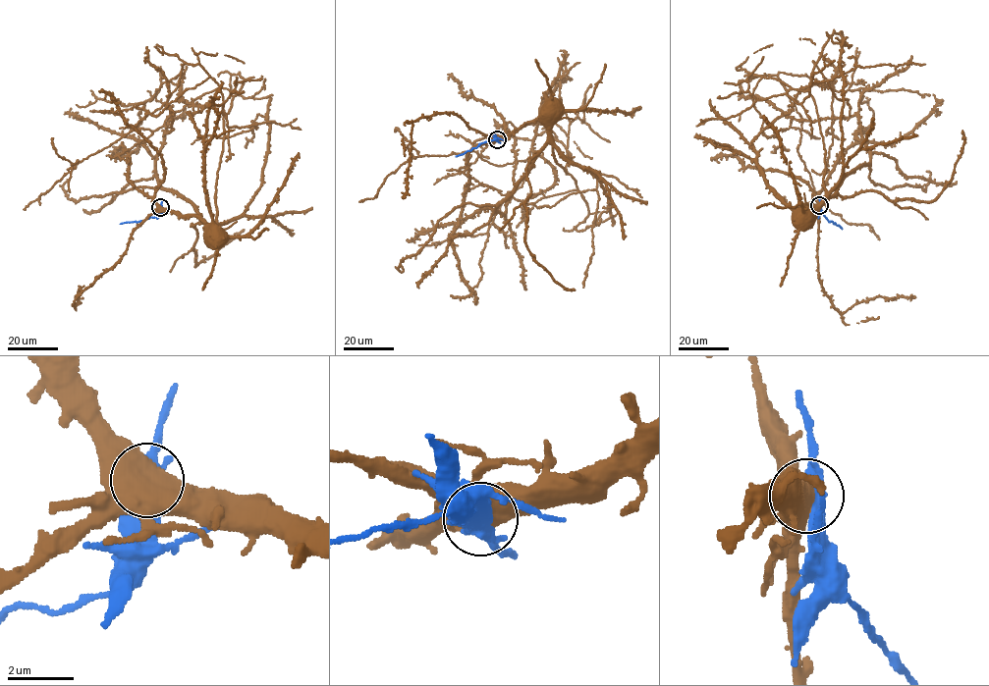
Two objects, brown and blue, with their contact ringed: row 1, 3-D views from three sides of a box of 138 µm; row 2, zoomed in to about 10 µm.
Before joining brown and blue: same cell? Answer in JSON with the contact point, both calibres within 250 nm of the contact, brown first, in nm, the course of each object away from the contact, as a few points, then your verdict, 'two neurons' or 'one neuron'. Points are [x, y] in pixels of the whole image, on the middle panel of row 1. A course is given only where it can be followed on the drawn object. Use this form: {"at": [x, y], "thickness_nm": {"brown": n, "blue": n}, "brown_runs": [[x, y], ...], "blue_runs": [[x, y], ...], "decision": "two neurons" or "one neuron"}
{"at": [497, 139], "thickness_nm": {"brown": 1000, "blue": 480}, "brown_runs": [[497, 139], [507, 138], [542, 114], [548, 120]], "blue_runs": [[497, 139], [480, 143], [456, 156]], "decision": "two neurons"}

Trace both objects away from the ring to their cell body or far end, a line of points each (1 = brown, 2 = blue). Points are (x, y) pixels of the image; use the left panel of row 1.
1: (160, 207), (195, 217), (212, 237)
2: (160, 207), (157, 216), (120, 224)

